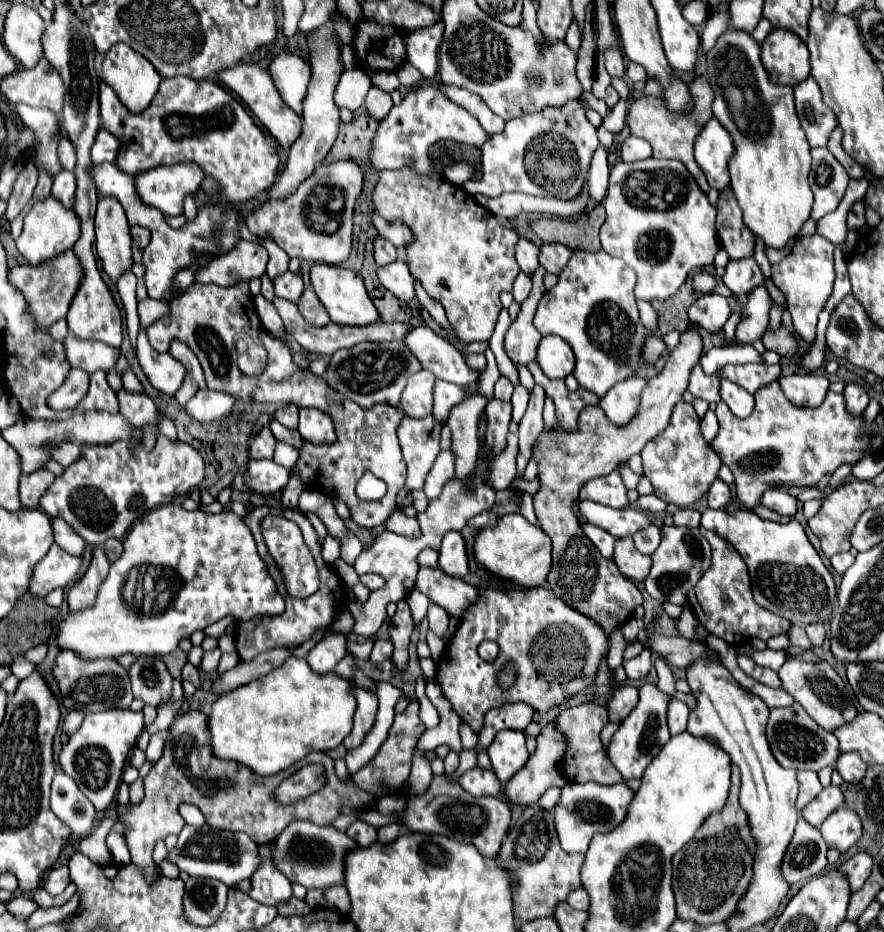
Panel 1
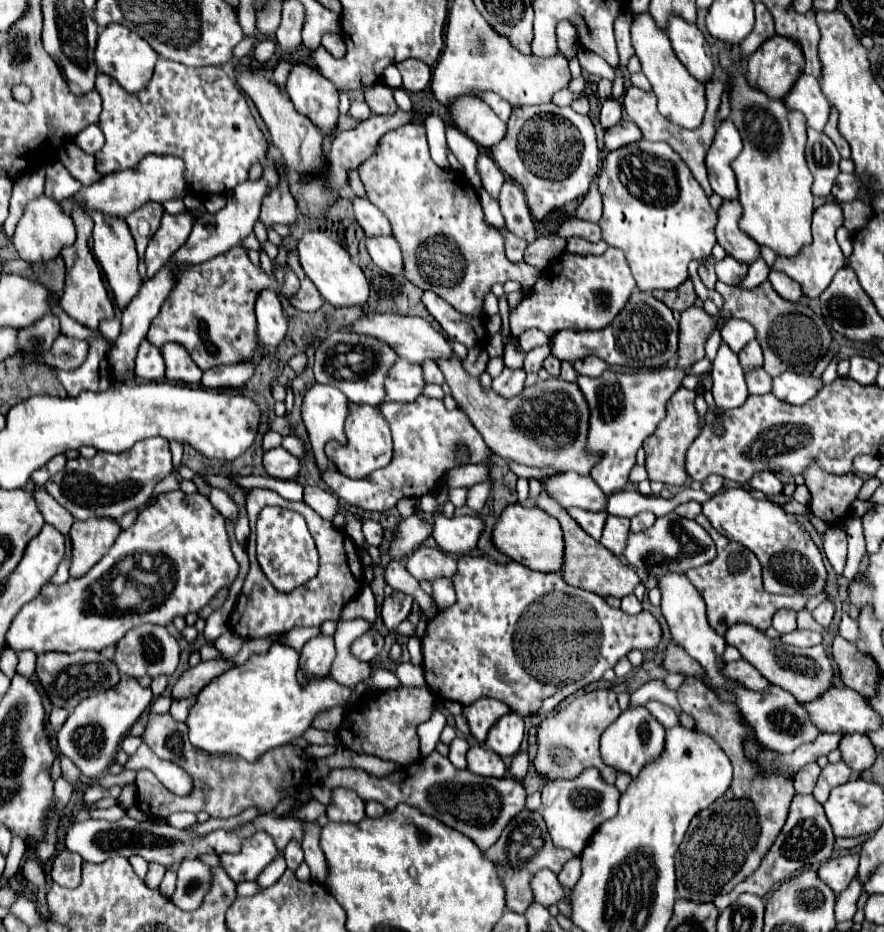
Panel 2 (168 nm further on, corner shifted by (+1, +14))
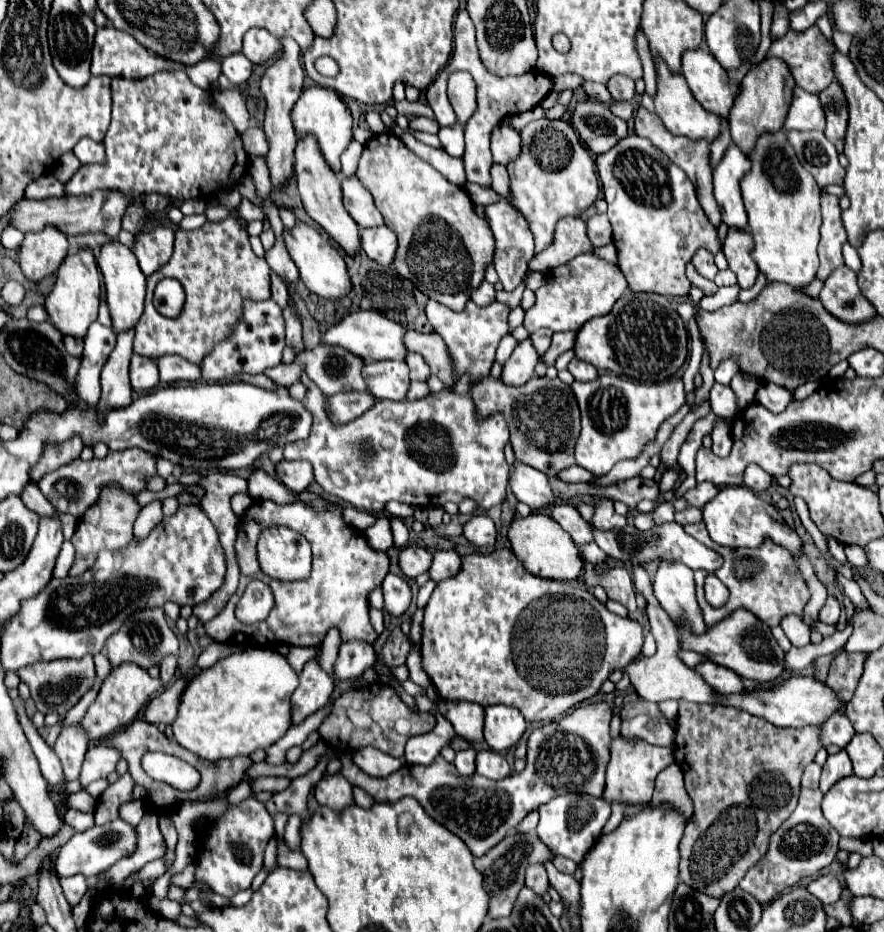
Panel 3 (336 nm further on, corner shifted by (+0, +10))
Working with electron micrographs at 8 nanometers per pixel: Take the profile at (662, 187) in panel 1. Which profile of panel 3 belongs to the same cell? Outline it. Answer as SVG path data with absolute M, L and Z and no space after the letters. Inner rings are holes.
M635 134L623 138L607 154L601 154L597 158L597 174L601 178L603 194L609 204L607 216L613 228L613 242L619 258L617 264L625 274L629 288L633 292L655 292L667 298L687 296L691 282L685 276L685 266L691 262L695 250L705 248L711 250L711 254L721 252L717 226L711 226L709 218L705 218L687 174L683 174L683 170L679 170L679 166L675 166L667 154L655 148L647 138Z

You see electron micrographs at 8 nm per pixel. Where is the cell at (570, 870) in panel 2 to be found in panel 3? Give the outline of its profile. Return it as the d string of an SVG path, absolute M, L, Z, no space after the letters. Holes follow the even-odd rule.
M555 856L553 864L559 872L565 872L565 874L575 874L575 870L577 870L577 864L569 858L563 858L563 856Z

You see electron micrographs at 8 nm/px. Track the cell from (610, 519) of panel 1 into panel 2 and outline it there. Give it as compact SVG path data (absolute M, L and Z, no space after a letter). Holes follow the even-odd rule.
M564 472L542 480L542 490L552 496L562 508L584 508L584 510L604 510L606 494L594 482L590 474L582 476L576 472Z

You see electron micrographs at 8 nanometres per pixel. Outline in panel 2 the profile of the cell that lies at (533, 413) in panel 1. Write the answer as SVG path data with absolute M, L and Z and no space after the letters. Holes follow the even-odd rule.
M550 342L544 346L538 346L534 350L530 350L524 358L524 370L526 372L538 372L542 368L542 362L550 356Z

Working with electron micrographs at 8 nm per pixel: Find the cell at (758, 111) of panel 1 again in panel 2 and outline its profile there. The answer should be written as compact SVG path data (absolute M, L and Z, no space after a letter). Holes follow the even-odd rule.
M738 46L720 54L720 64L730 78L732 92L732 122L744 140L744 150L734 160L738 180L740 204L744 208L740 230L748 234L758 246L772 248L778 256L792 258L802 246L812 242L812 174L804 160L806 124L802 114L786 110L782 100L770 100L760 90L754 90L744 80L746 64L738 64Z

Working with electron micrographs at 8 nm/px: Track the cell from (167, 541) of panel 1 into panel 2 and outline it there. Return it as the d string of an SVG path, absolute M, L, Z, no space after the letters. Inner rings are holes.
M180 490L162 494L150 508L140 510L132 528L124 530L112 544L110 552L92 566L84 576L70 578L66 584L48 582L40 594L28 602L6 632L6 644L14 652L32 650L42 652L76 652L76 650L104 650L112 646L132 626L154 622L170 626L174 616L200 612L220 588L232 586L238 576L238 562L230 550L228 532L222 514L202 494L184 494Z

